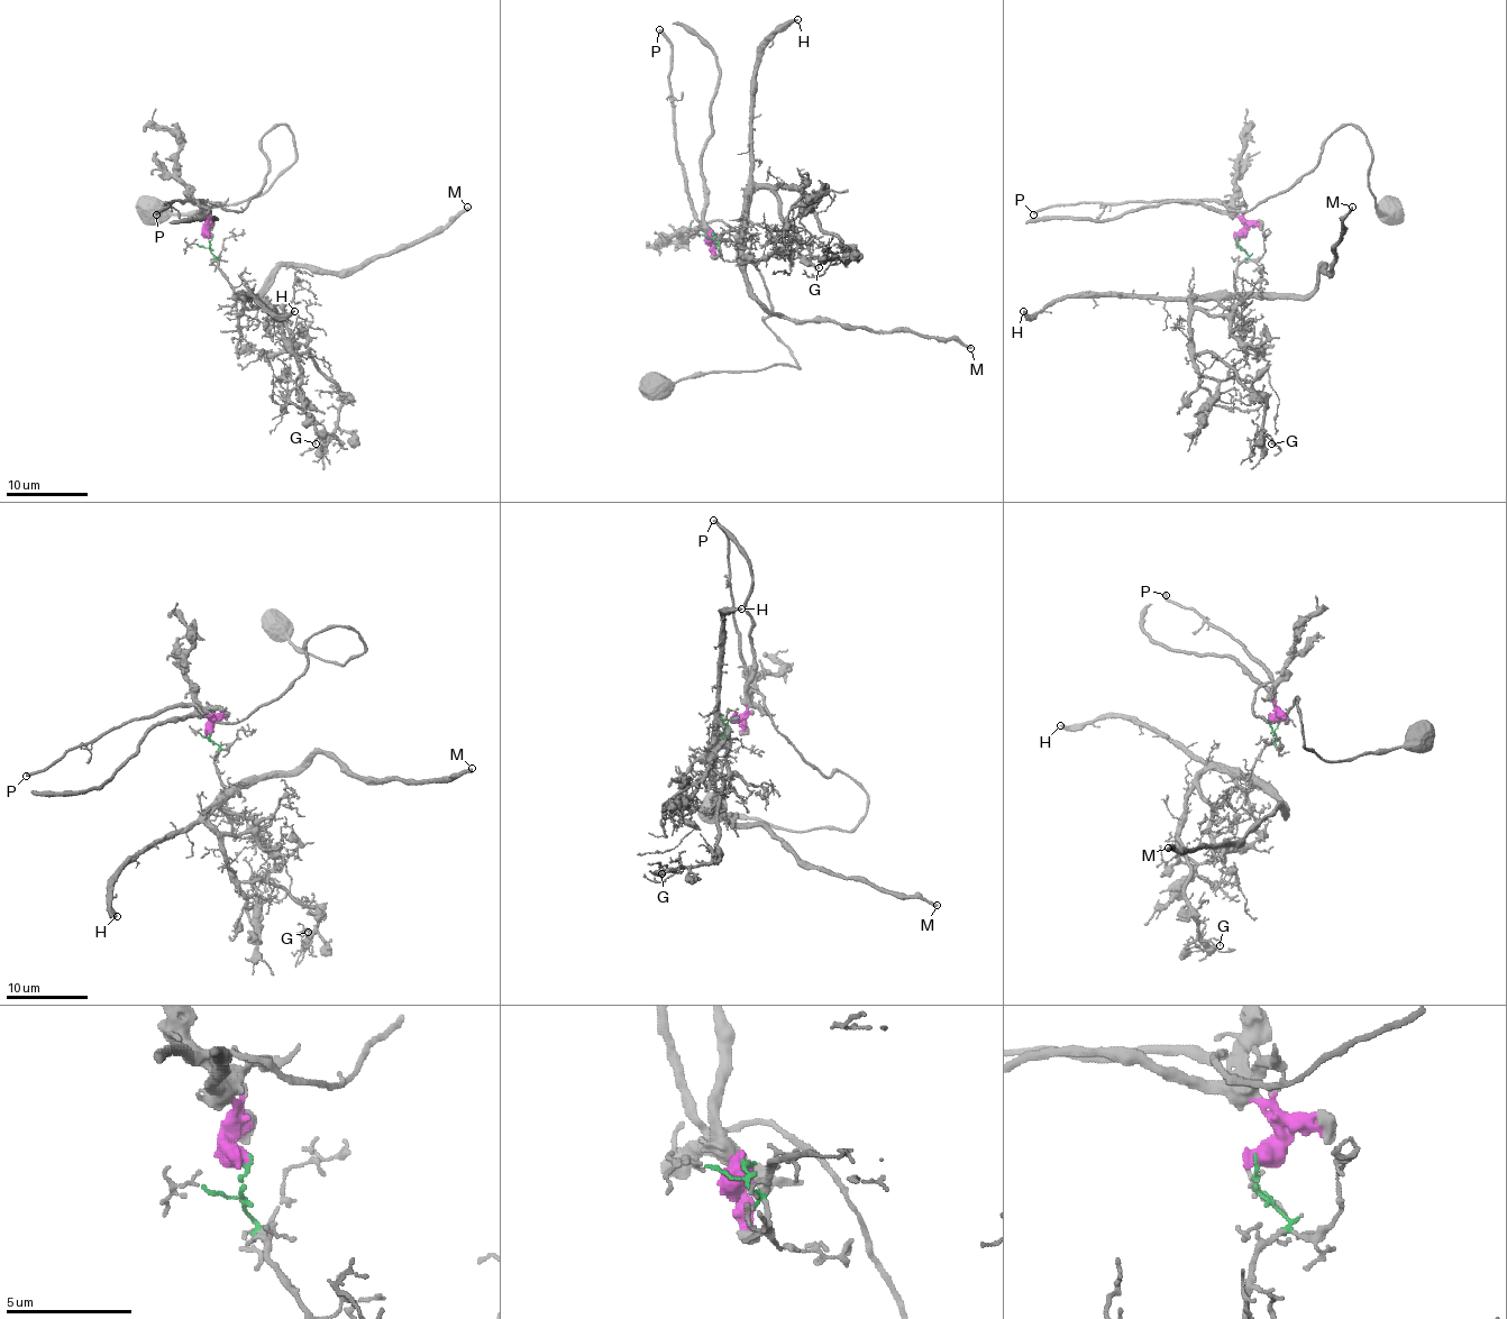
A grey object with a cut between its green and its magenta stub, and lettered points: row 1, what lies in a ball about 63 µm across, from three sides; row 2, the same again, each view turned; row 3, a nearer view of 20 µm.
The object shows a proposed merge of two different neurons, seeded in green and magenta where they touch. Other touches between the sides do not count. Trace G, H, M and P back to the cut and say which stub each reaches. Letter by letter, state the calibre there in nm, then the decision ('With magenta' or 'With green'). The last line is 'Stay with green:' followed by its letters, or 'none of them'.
G: Thickness 110 nm. With green
H: Thickness 260 nm. With green
M: Thickness 300 nm. With green
P: Thickness 280 nm. With magenta
Stay with green: G, H, M

